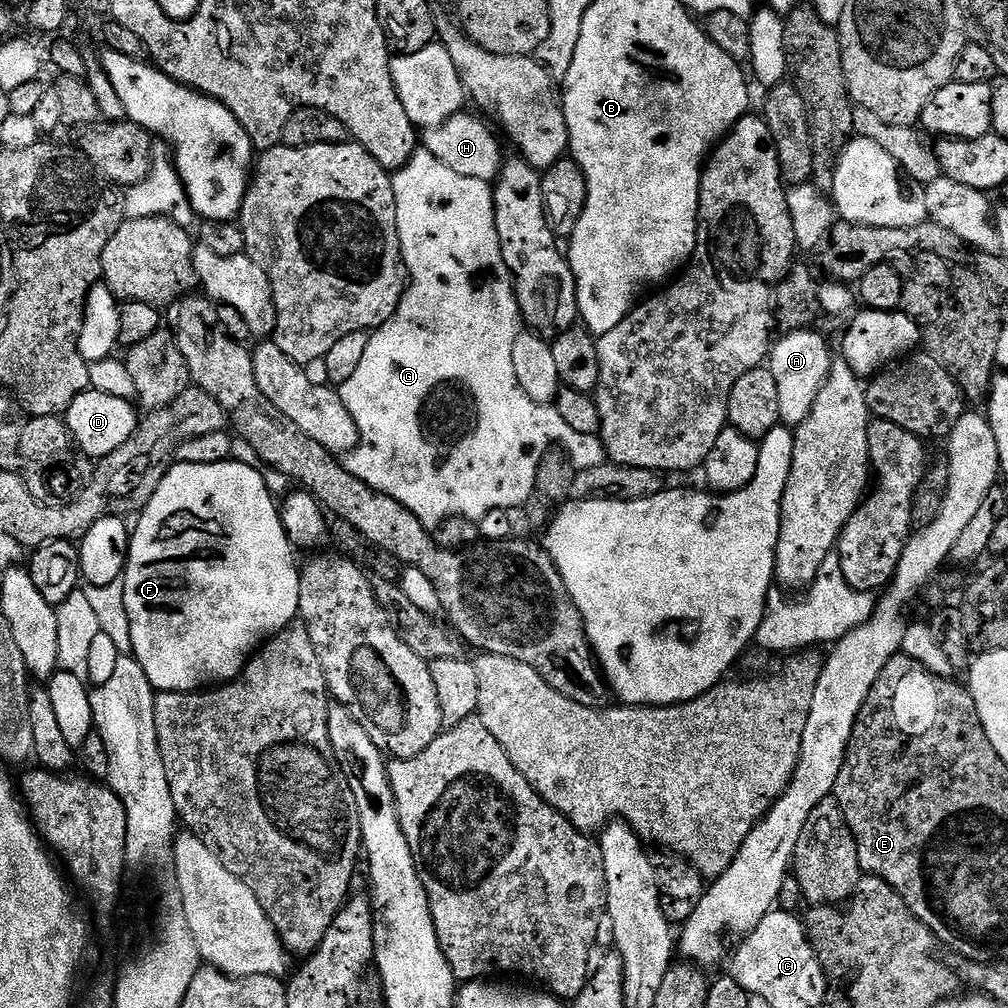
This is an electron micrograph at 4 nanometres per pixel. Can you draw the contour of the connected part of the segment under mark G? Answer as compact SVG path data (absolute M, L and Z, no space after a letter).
M418 150L410 157L407 164L392 176L392 189L396 199L400 258L404 262L408 281L396 312L369 335L366 354L362 354L362 362L358 362L358 370L354 370L354 374L350 374L350 378L346 378L346 382L338 388L339 398L344 403L350 418L356 423L360 435L360 443L346 456L348 472L376 492L381 492L392 498L394 502L406 506L406 510L413 512L425 528L432 530L457 518L479 522L492 510L515 510L514 508L520 507L523 509L532 496L538 466L546 453L553 451L554 446L559 446L570 453L573 469L579 470L605 463L604 444L599 436L578 434L578 430L570 430L570 426L566 426L566 421L562 419L562 414L558 414L556 407L552 404L539 404L526 398L526 390L518 386L518 377L514 374L514 338L518 338L522 330L522 313L516 301L512 277L509 276L508 267L502 258L496 229L496 201L493 185L486 180L466 178L465 175L450 170L450 166L434 158L434 154Z

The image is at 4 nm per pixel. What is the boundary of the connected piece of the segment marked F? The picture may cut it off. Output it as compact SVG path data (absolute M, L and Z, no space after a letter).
M233 458L217 464L173 463L150 502L139 513L140 521L134 524L128 546L128 563L122 577L126 612L130 619L131 655L141 664L156 692L198 692L235 680L244 671L244 665L253 653L277 632L289 627L300 611L300 572L292 557L294 549L284 532L281 509L278 500L275 500L277 497L268 488L265 473L259 467L251 468L248 464L239 464L238 460Z

